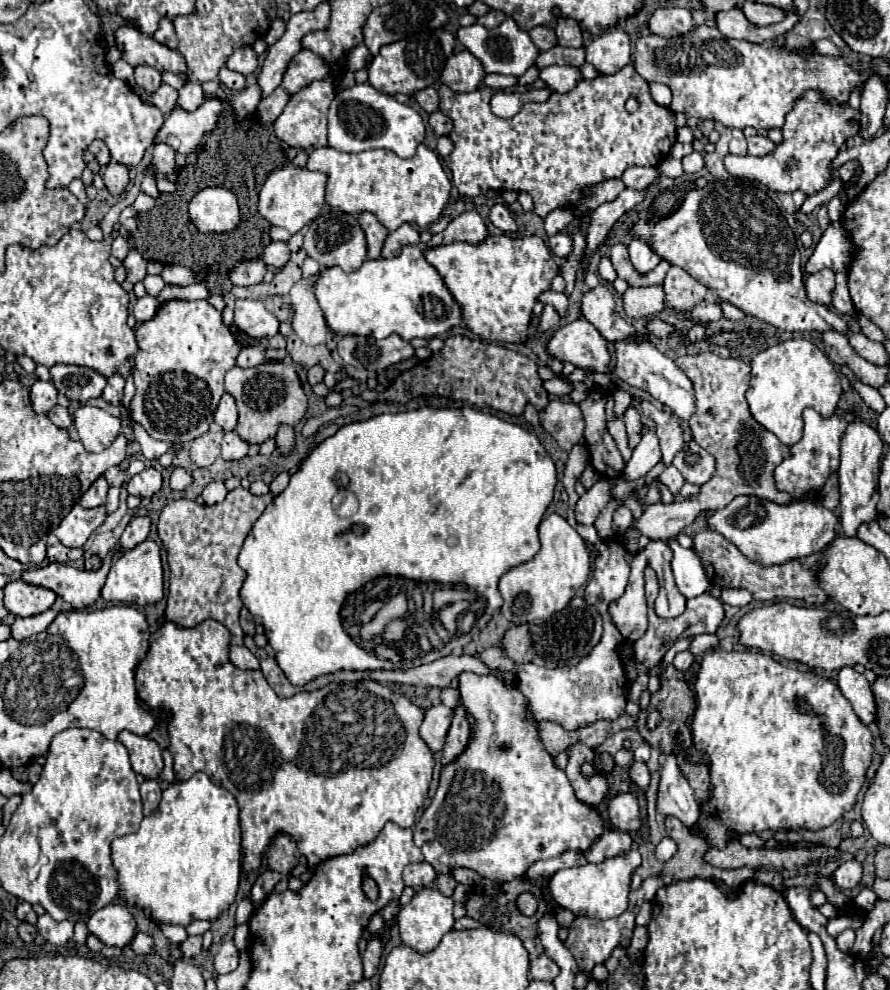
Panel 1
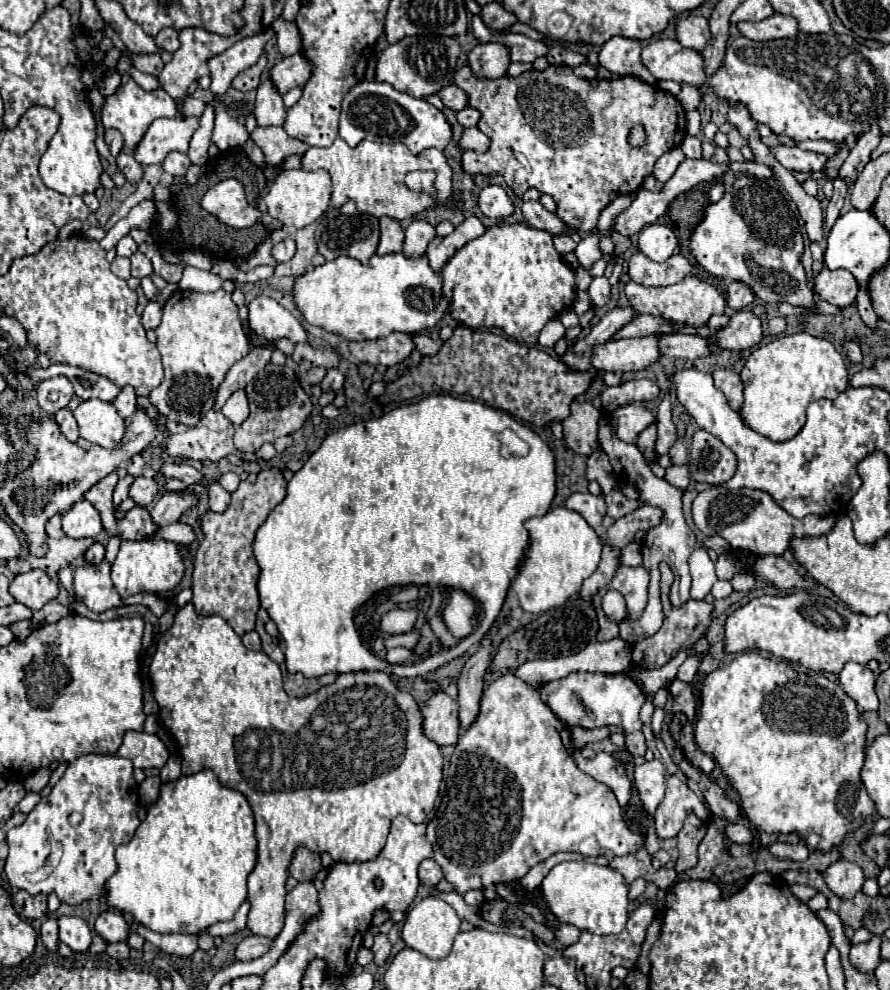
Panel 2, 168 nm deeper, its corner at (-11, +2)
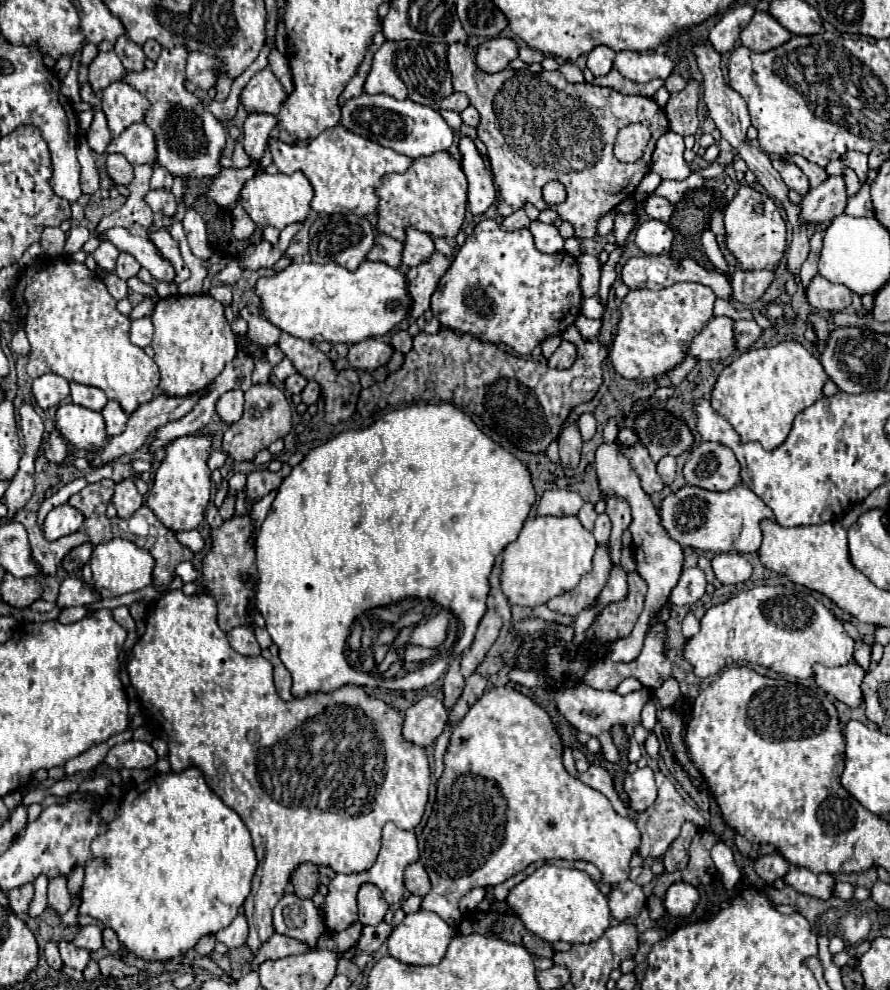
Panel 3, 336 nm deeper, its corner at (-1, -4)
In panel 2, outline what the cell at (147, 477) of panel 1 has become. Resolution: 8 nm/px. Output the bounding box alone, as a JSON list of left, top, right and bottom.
[129,475,159,507]

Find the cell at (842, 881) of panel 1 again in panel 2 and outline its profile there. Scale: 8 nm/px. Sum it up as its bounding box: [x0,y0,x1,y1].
[823,859,865,899]

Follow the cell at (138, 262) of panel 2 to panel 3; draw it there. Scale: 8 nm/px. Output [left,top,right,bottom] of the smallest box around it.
[115,253,141,279]

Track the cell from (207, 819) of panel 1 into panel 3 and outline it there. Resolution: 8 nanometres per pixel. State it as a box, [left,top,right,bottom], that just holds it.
[79,767,257,963]

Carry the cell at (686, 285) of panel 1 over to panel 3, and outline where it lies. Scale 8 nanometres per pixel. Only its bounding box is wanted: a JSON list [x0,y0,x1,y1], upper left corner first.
[611,281,715,379]

